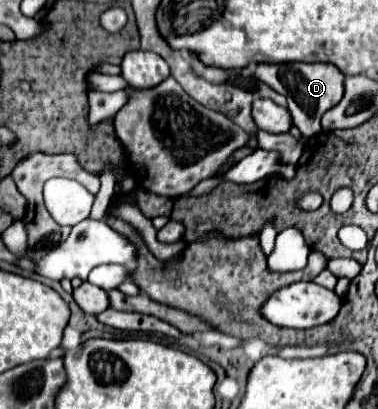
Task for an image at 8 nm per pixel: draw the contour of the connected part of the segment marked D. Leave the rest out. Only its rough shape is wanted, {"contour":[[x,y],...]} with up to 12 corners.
{"contour":[[260,63],[254,75],[288,99],[306,137],[344,95],[330,63]]}

